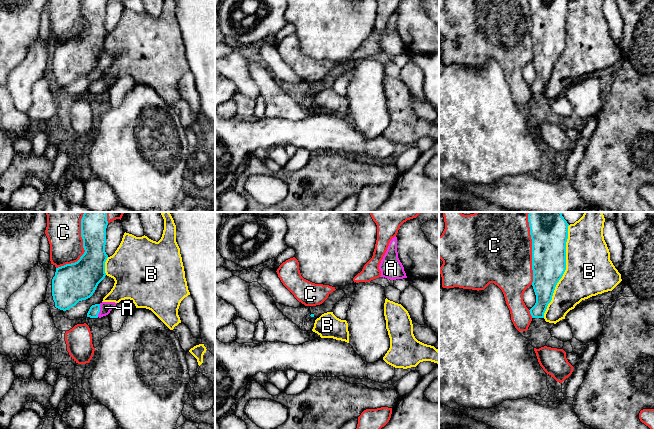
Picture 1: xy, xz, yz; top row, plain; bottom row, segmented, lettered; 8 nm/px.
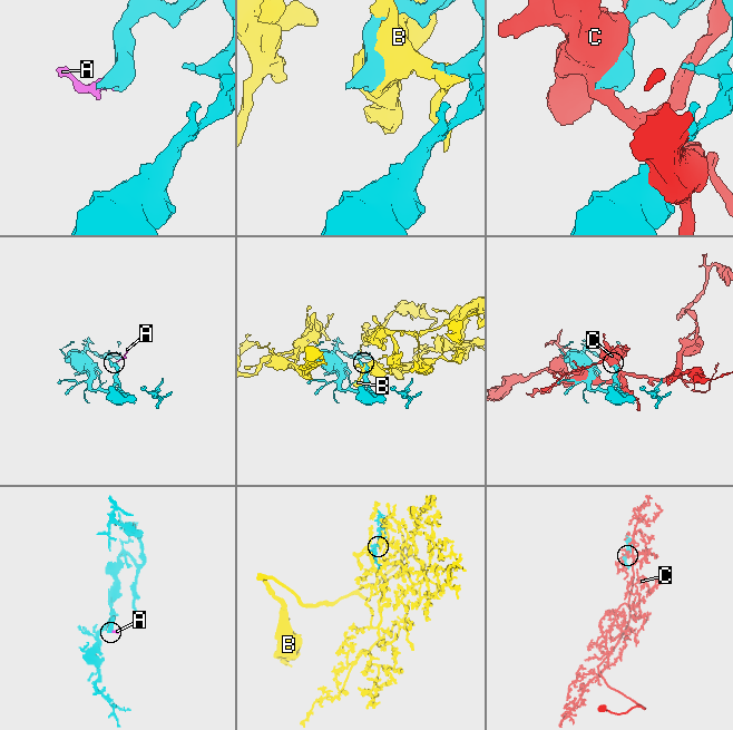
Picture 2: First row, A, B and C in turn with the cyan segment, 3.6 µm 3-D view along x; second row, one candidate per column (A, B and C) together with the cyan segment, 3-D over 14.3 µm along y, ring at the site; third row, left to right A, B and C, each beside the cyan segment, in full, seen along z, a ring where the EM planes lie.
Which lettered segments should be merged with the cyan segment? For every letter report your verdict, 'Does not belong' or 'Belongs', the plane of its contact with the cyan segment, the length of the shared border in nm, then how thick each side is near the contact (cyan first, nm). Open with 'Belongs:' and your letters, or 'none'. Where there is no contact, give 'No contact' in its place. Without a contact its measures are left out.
Belongs: A
A: Belongs. Touches cyan in xy. Shared border 110 nm. Thickness 90 nm (cyan) against 100 nm
B: Does not belong. Touches cyan in yz. Shared border 750 nm. Thickness 280 nm (cyan) against 380 nm
C: Does not belong. Touches cyan in yz. Shared border 600 nm. Thickness 300 nm (cyan) against 500 nm

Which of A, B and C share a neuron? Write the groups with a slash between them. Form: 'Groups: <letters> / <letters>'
Groups: A / B / C

